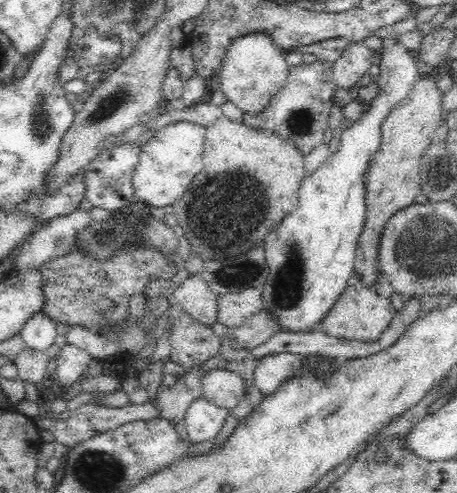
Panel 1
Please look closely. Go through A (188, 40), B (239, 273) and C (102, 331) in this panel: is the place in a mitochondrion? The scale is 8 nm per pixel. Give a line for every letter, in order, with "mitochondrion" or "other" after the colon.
A: other
B: mitochondrion
C: other

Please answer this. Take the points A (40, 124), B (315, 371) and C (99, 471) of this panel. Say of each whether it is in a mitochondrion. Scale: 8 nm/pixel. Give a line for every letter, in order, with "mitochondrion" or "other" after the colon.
A: mitochondrion
B: other
C: mitochondrion

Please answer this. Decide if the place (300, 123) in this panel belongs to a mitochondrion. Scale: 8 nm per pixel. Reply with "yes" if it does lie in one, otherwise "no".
yes

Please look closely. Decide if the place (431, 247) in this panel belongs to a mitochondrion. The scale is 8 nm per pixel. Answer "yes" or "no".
yes

